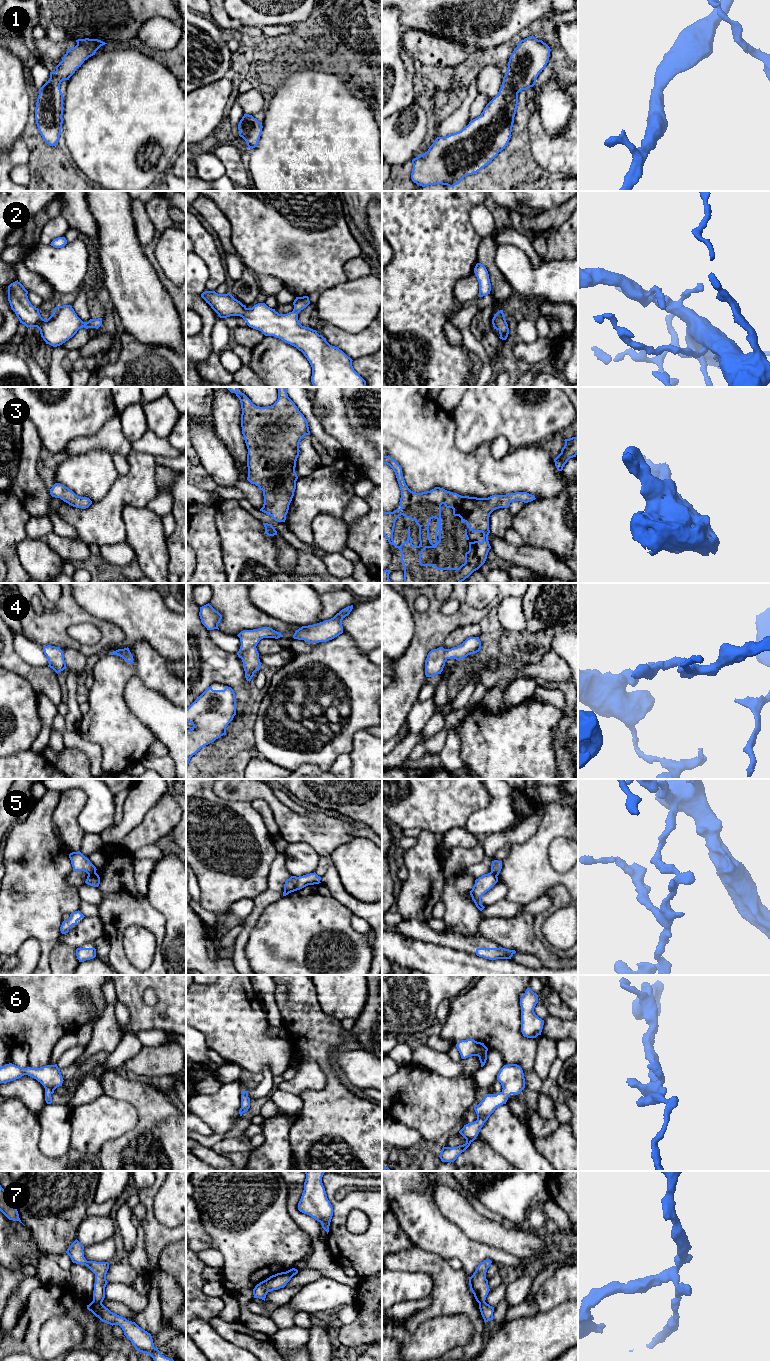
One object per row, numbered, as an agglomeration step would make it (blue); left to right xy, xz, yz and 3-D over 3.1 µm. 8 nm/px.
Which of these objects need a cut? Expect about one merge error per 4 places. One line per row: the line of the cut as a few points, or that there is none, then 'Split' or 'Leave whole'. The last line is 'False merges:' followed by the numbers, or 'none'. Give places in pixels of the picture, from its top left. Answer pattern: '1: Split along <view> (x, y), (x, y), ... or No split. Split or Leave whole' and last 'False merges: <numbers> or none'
1: No split. Leave whole
2: No split. Leave whole
3: No split. Leave whole
4: No split. Leave whole
5: Split along xy (95, 871), (88, 875). Split
6: No split. Leave whole
7: Split along xy (92, 1301), (101, 1303). Split
False merges: 5, 7

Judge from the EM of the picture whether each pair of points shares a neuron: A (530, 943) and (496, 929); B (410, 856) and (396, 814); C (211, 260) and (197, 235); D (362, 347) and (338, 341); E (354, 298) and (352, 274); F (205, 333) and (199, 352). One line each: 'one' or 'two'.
A: one
B: two
C: one
D: one
E: two
F: one

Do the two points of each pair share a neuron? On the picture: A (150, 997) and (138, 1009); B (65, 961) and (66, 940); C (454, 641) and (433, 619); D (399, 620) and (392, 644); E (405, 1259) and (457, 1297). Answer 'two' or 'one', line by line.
A: two
B: two
C: two
D: one
E: one

